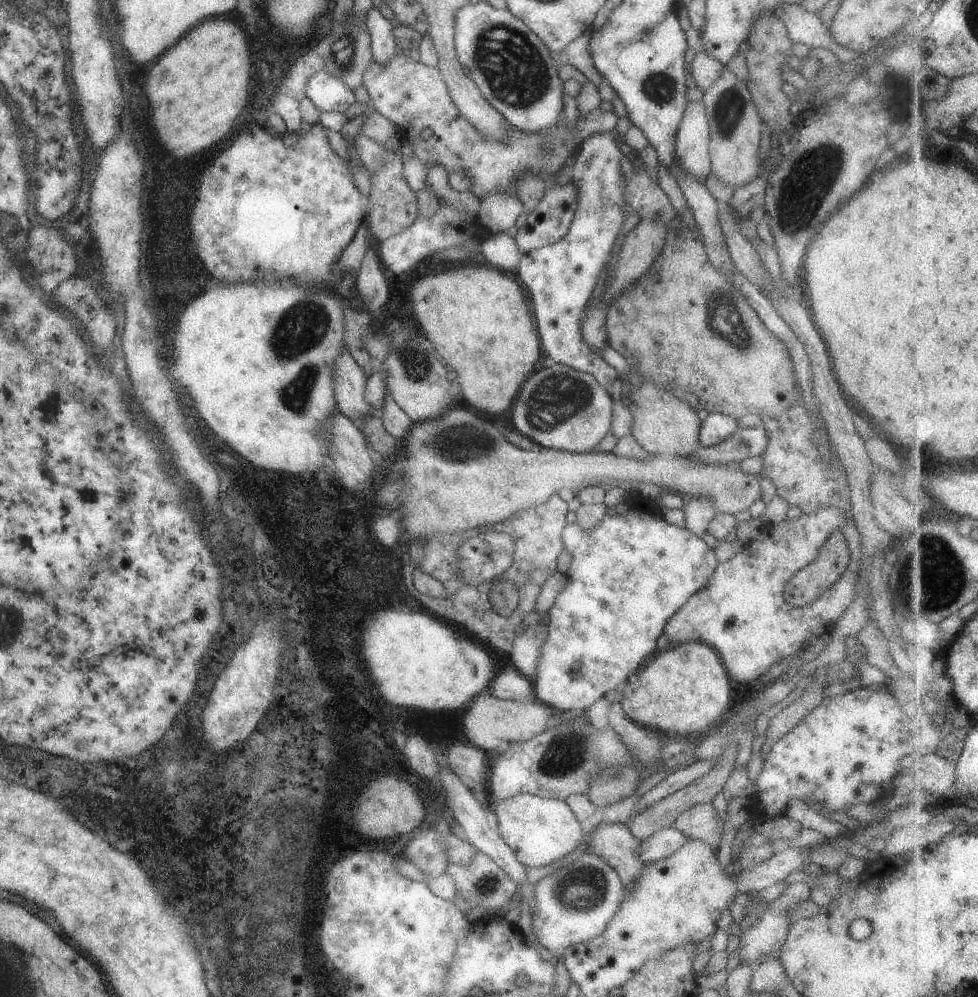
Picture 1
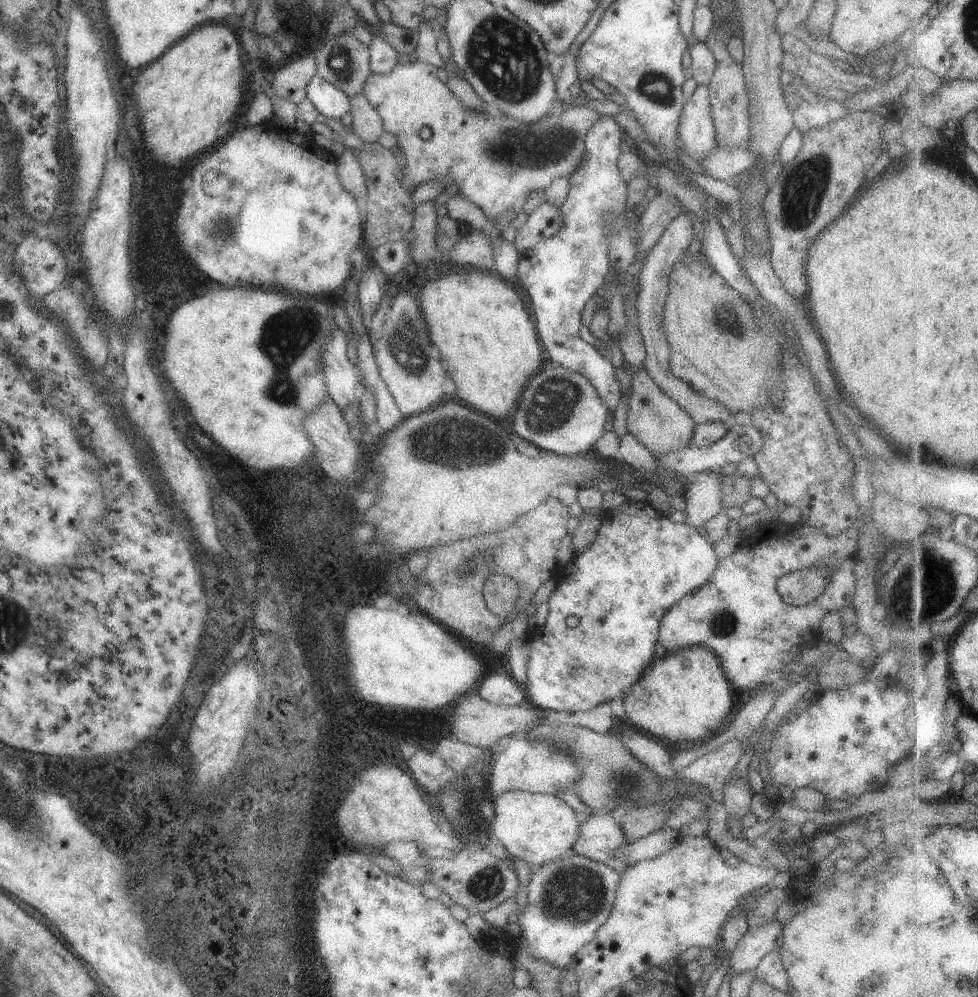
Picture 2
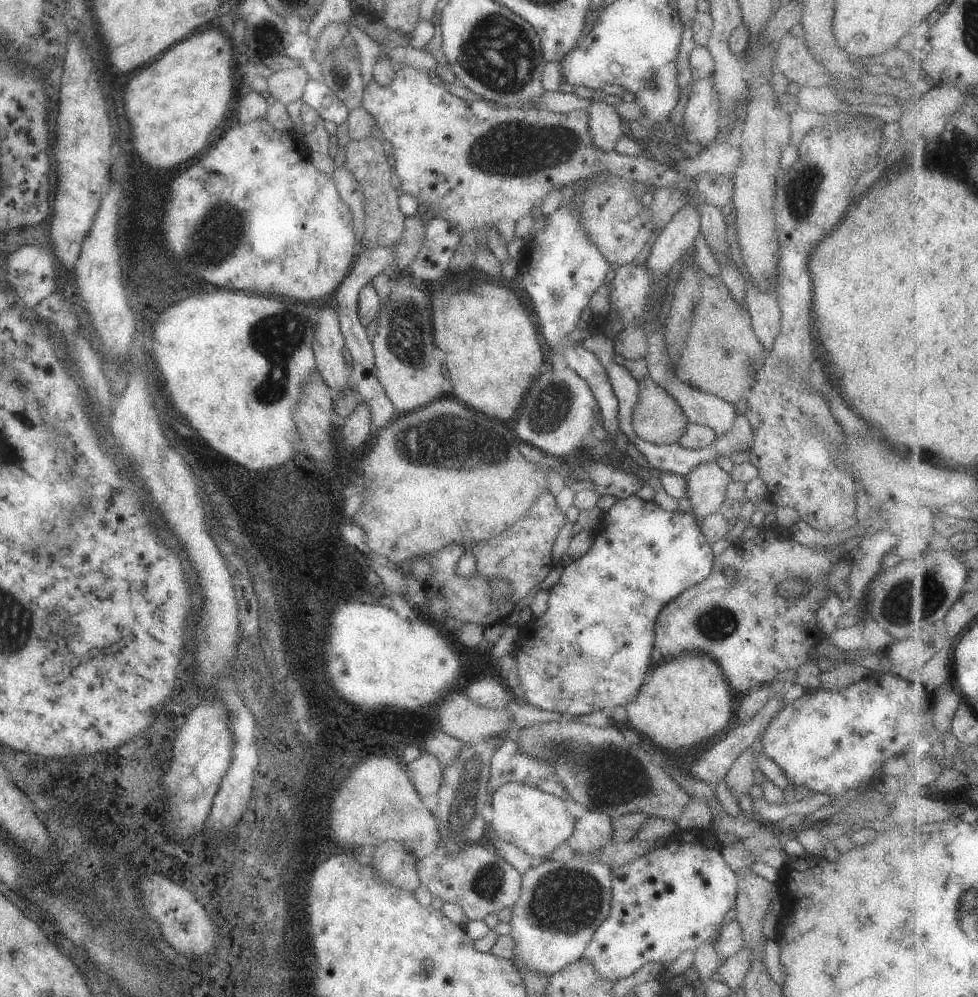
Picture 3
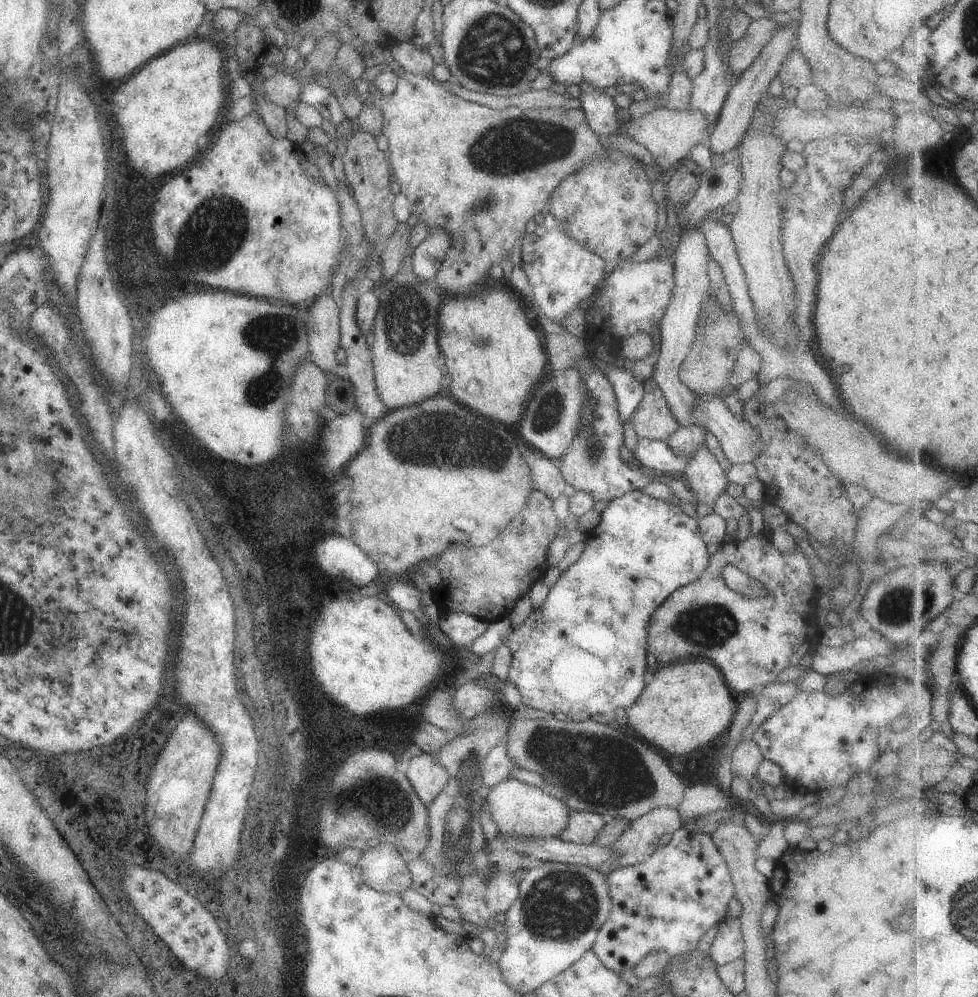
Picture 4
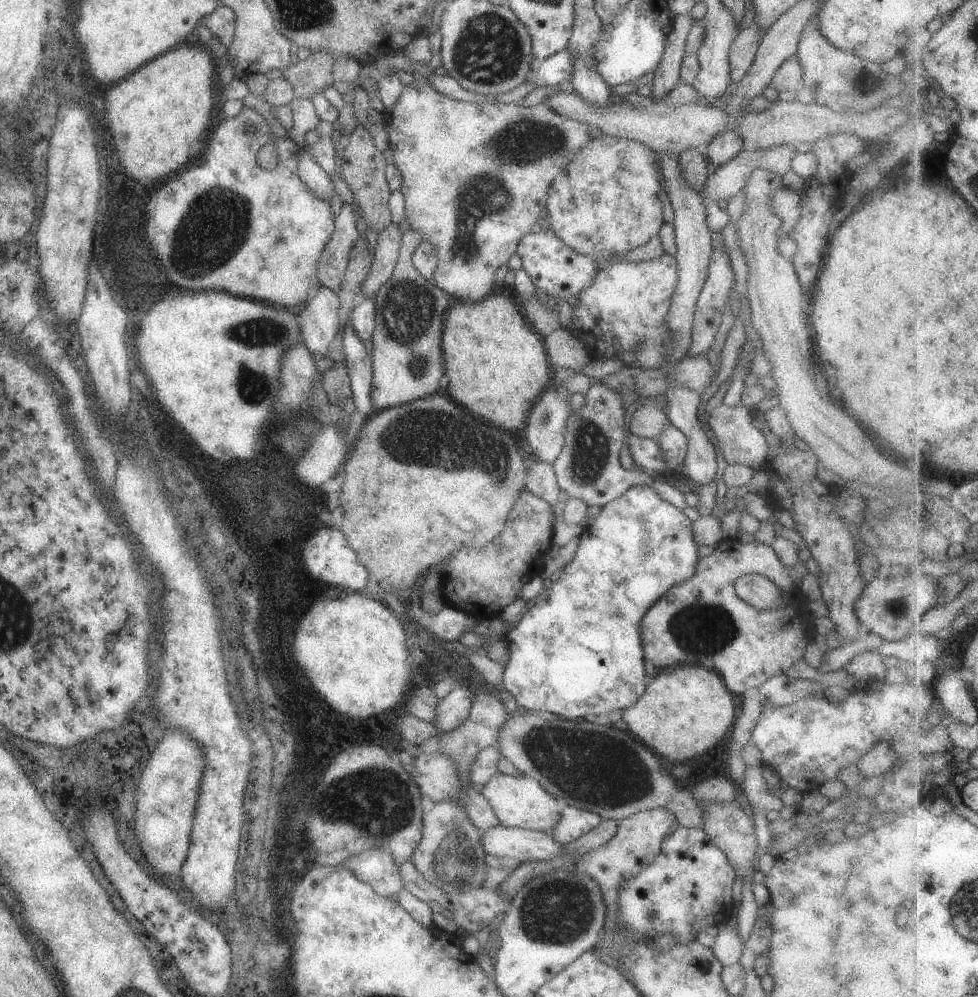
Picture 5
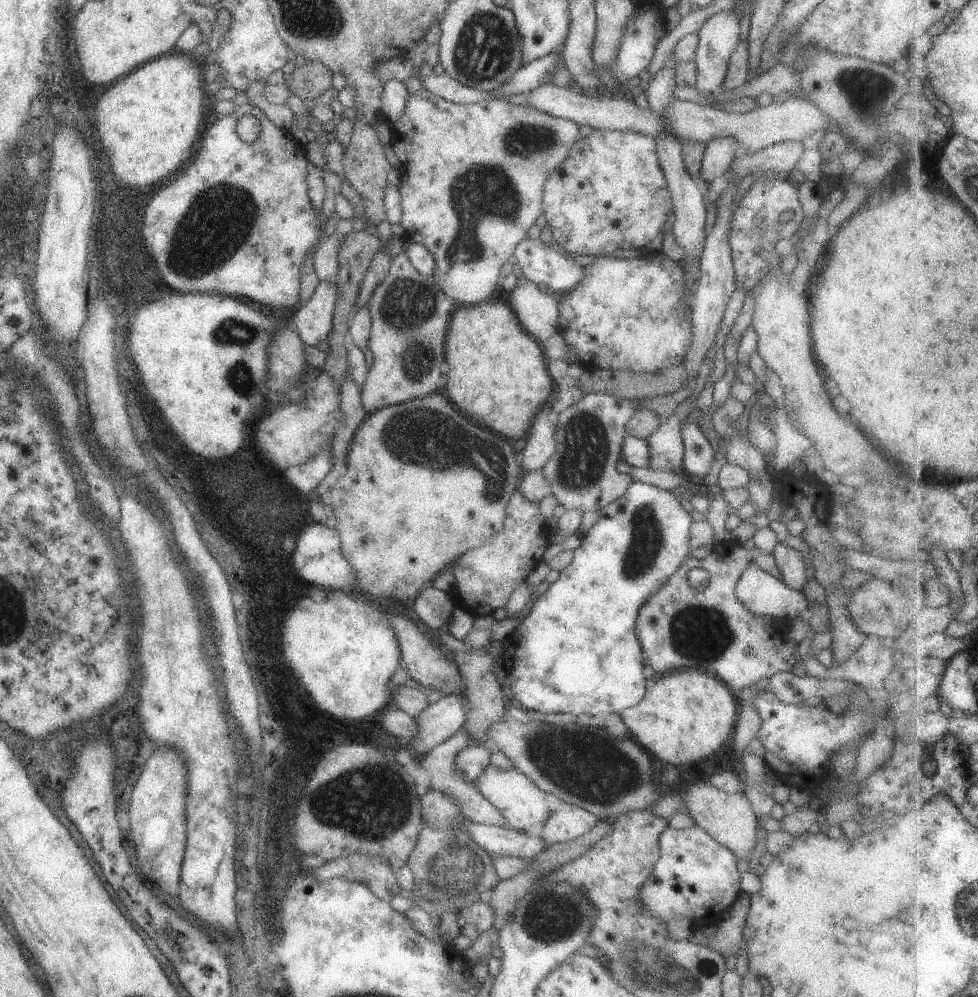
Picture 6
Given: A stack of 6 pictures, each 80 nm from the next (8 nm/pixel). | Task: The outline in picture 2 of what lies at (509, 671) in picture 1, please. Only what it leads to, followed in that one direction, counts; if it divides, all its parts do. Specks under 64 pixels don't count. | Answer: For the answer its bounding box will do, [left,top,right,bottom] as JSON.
[474,669,527,705]

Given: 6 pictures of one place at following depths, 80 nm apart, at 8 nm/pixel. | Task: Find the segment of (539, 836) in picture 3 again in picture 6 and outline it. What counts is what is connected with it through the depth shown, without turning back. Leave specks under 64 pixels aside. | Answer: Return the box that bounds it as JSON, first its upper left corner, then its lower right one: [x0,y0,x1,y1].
[475,764,561,832]

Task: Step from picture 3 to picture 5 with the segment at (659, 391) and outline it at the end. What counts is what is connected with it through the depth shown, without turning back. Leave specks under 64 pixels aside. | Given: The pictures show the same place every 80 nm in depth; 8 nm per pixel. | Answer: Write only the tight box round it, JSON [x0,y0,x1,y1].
[628,394,668,440]

